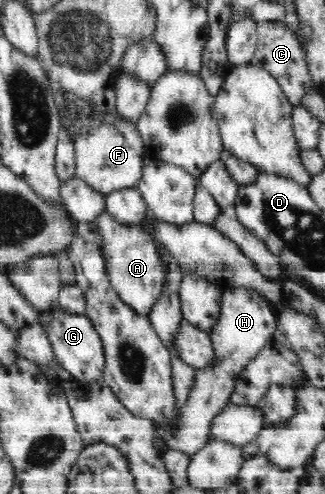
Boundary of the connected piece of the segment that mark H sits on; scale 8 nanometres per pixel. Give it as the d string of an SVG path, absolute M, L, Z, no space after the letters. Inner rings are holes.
M226 287L222 291L221 312L209 332L214 360L208 367L196 370L195 384L181 410L177 434L166 442L167 448L192 455L208 443L210 424L230 404L230 394L241 376L241 370L273 340L276 326L277 316L271 305L253 287Z

